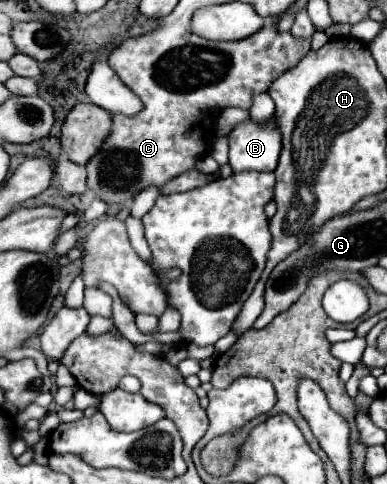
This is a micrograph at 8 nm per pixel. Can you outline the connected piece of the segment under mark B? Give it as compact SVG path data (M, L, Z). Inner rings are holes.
M271 116L265 124L249 118L239 122L229 134L229 164L235 172L273 172L277 168L281 148L283 138L275 116Z

